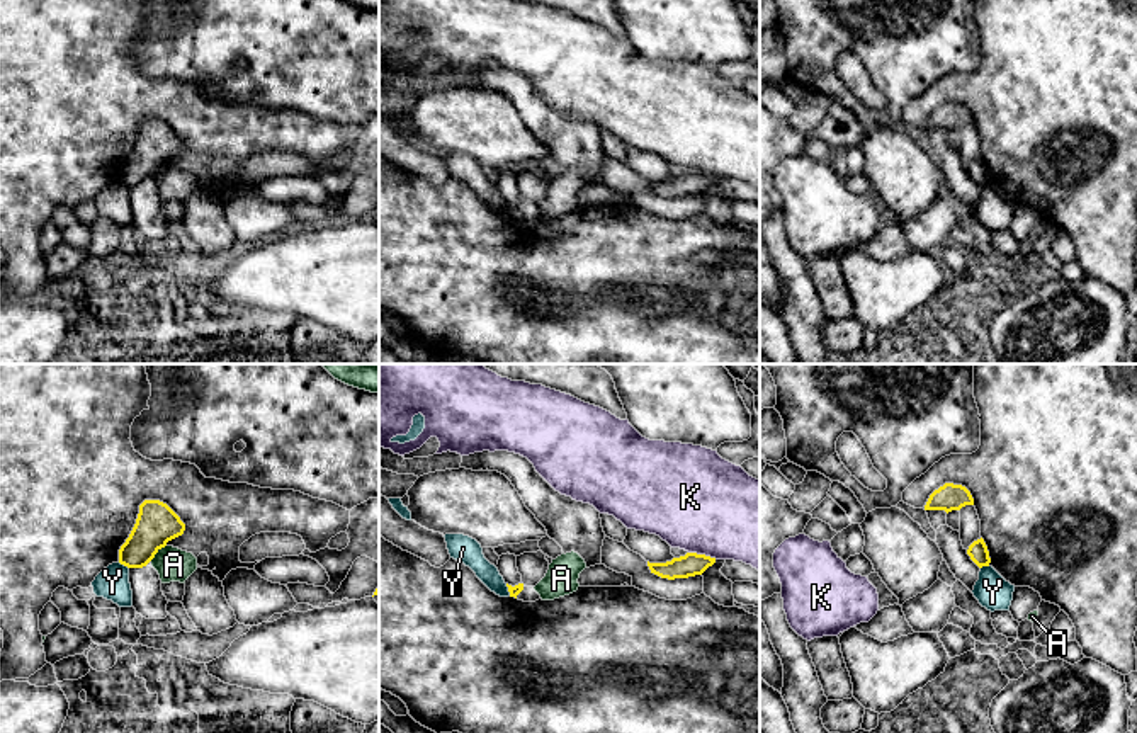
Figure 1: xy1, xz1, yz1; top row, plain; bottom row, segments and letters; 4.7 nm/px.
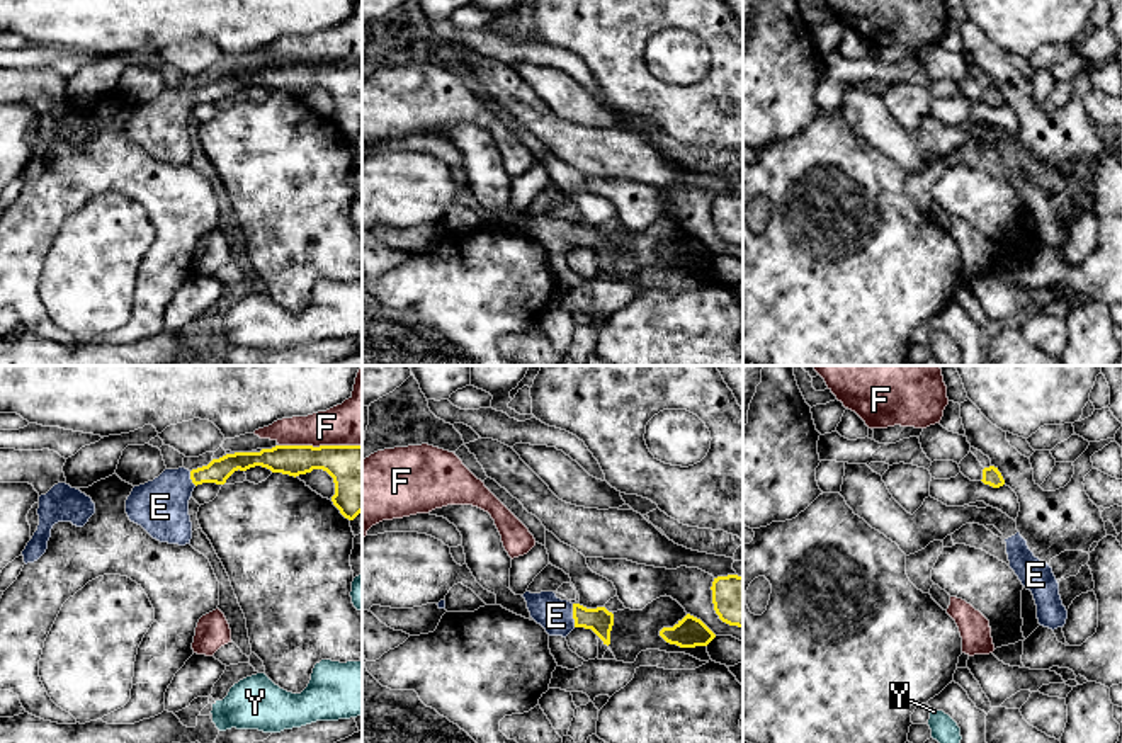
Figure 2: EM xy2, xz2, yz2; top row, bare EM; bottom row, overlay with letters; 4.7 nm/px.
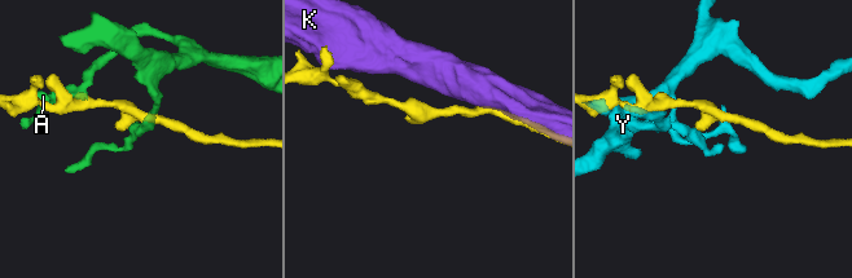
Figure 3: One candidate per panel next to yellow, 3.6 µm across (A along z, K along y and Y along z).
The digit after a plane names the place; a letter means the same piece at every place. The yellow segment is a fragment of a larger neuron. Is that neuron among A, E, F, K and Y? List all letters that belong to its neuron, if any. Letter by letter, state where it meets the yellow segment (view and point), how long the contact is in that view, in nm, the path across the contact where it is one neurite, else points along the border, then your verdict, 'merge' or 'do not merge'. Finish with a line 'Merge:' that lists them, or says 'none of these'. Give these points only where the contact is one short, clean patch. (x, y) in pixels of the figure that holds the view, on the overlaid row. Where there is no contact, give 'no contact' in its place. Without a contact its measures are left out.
A: contact xy1 (157, 551); length 110 nm; do not merge
E: contact xz2 (573, 616); length 110 nm; way xz2 (600, 621), (573, 616), (556, 616); merge
F: contact xy2 (320, 446); length 400 nm; do not merge
K: contact xz1 (702, 555); length 140 nm; do not merge
Y: contact xy1 (123, 563); length 70 nm; border xy1 (118, 562), (128, 568); do not merge
Merge: E

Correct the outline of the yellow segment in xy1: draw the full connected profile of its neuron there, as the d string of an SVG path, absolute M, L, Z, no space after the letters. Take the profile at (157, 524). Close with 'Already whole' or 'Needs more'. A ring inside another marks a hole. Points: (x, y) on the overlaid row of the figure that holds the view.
M144 500L129 537L119 549L119 563L127 568L143 568L184 531L185 524L167 503Z. Already whole

